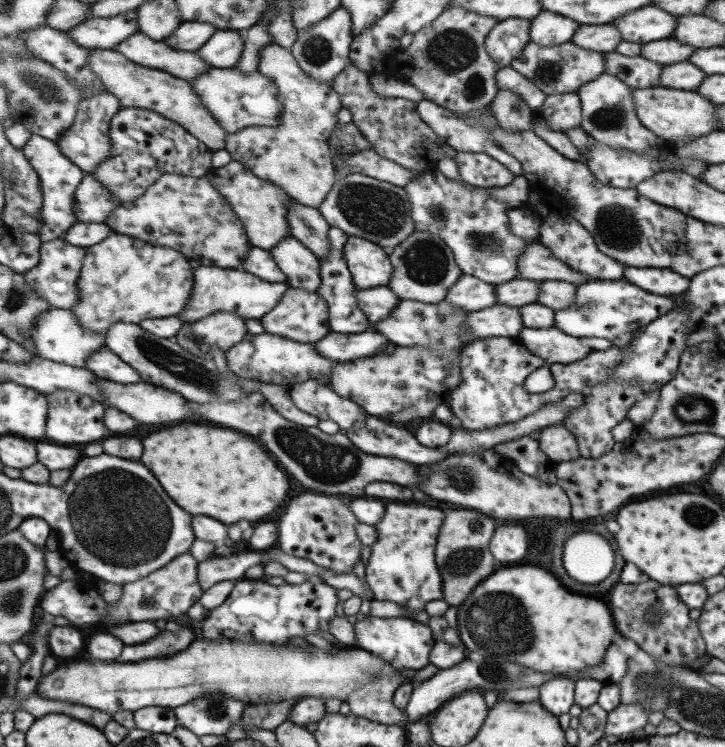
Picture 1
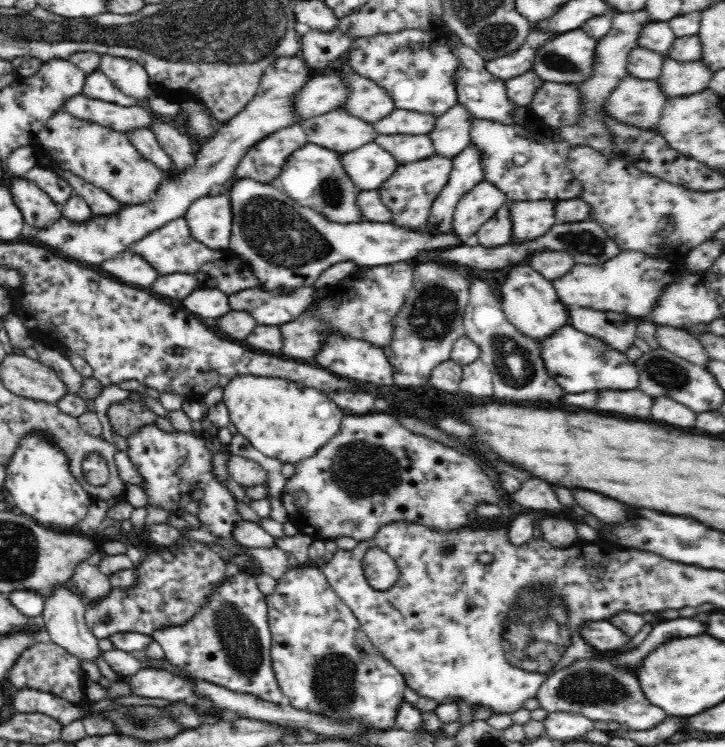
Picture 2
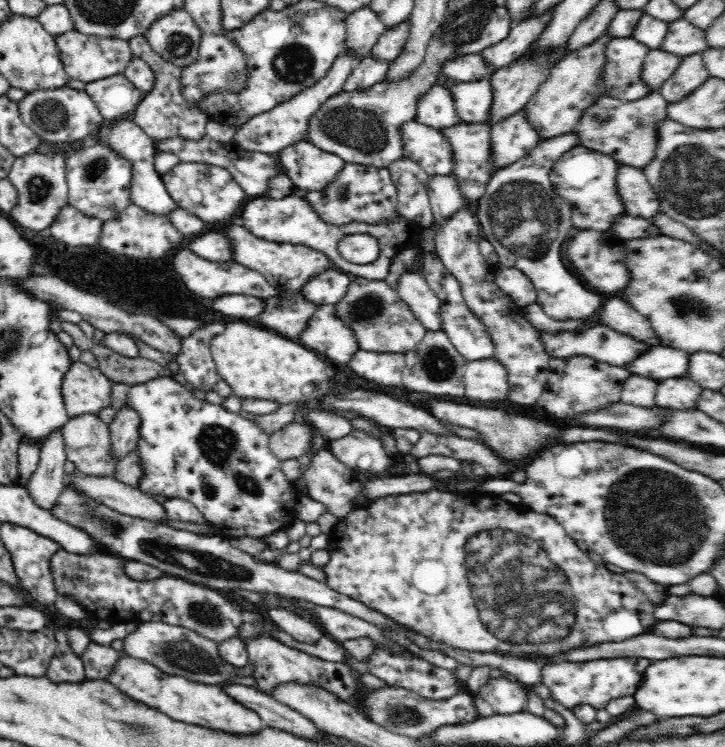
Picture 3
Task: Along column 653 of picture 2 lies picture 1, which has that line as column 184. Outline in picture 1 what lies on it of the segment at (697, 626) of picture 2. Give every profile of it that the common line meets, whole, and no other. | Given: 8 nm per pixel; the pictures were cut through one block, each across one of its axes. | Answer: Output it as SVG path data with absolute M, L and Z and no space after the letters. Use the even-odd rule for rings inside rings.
M184 628L178 634L172 632L160 632L156 638L148 640L146 644L138 644L138 646L124 646L122 656L116 658L116 662L140 662L140 660L148 660L148 658L164 658L164 656L172 656L176 652L182 652L190 646L190 642L194 640L194 632L190 628Z

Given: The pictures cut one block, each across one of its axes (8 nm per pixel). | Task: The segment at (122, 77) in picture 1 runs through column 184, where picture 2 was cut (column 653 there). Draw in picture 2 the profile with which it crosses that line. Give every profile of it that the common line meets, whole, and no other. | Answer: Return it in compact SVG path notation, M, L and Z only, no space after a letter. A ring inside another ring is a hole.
M626 75L605 102L605 114L628 126L657 129L667 96L657 80Z

